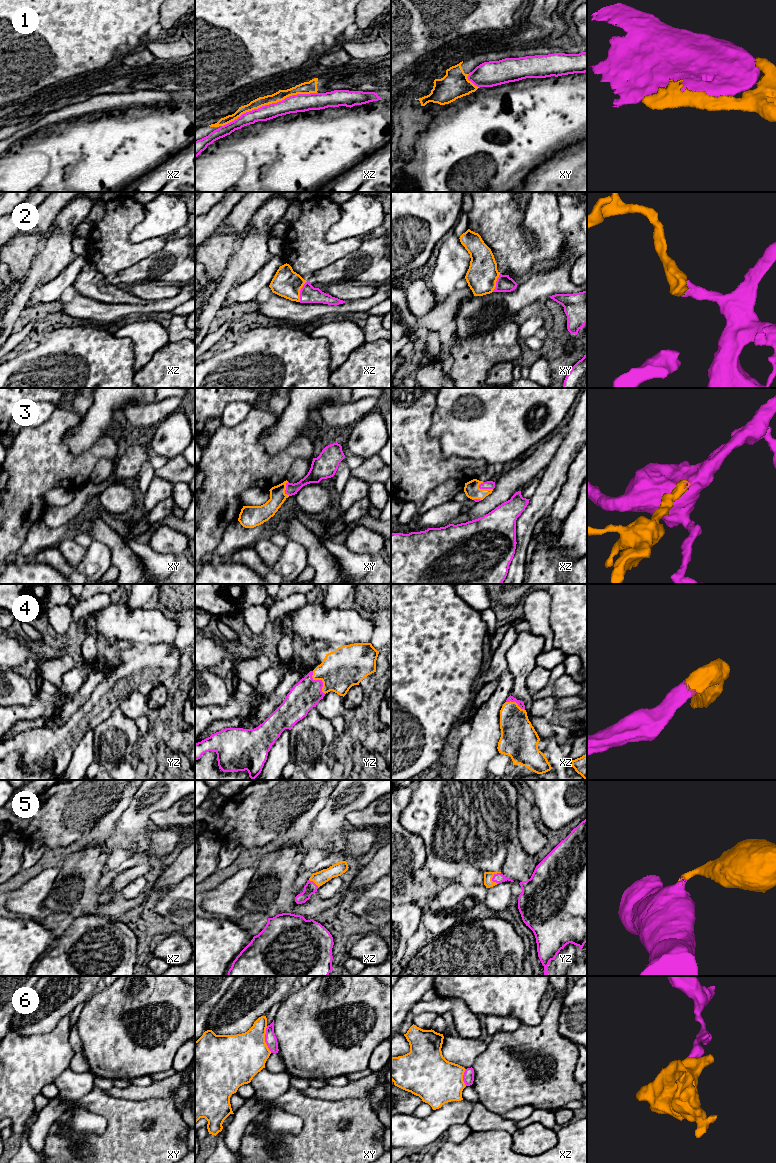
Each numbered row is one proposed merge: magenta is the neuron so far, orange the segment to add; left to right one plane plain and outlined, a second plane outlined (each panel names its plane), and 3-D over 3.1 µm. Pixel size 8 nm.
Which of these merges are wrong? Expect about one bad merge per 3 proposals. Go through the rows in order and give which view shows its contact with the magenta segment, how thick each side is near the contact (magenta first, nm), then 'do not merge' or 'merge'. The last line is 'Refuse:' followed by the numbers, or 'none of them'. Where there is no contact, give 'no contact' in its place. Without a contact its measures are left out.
1: contact in xz; calibres 140 and 80 nm; do not merge
2: contact in xz; calibres 140 and 220 nm; merge
3: contact in xz; calibres 60 and 120 nm; merge
4: contact in yz; calibres 240 and 320 nm; merge
5: contact in yz; calibres 80 and 70 nm; merge
6: contact in xy; calibres 90 and 380 nm; do not merge
Refuse: 1, 6

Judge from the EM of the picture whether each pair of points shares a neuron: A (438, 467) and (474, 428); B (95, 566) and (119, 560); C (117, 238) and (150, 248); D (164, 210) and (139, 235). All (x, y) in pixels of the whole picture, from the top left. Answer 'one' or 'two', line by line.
A: two
B: two
C: one
D: one

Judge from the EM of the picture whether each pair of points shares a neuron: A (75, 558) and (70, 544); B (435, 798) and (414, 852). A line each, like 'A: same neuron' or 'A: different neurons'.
A: same neuron
B: different neurons

